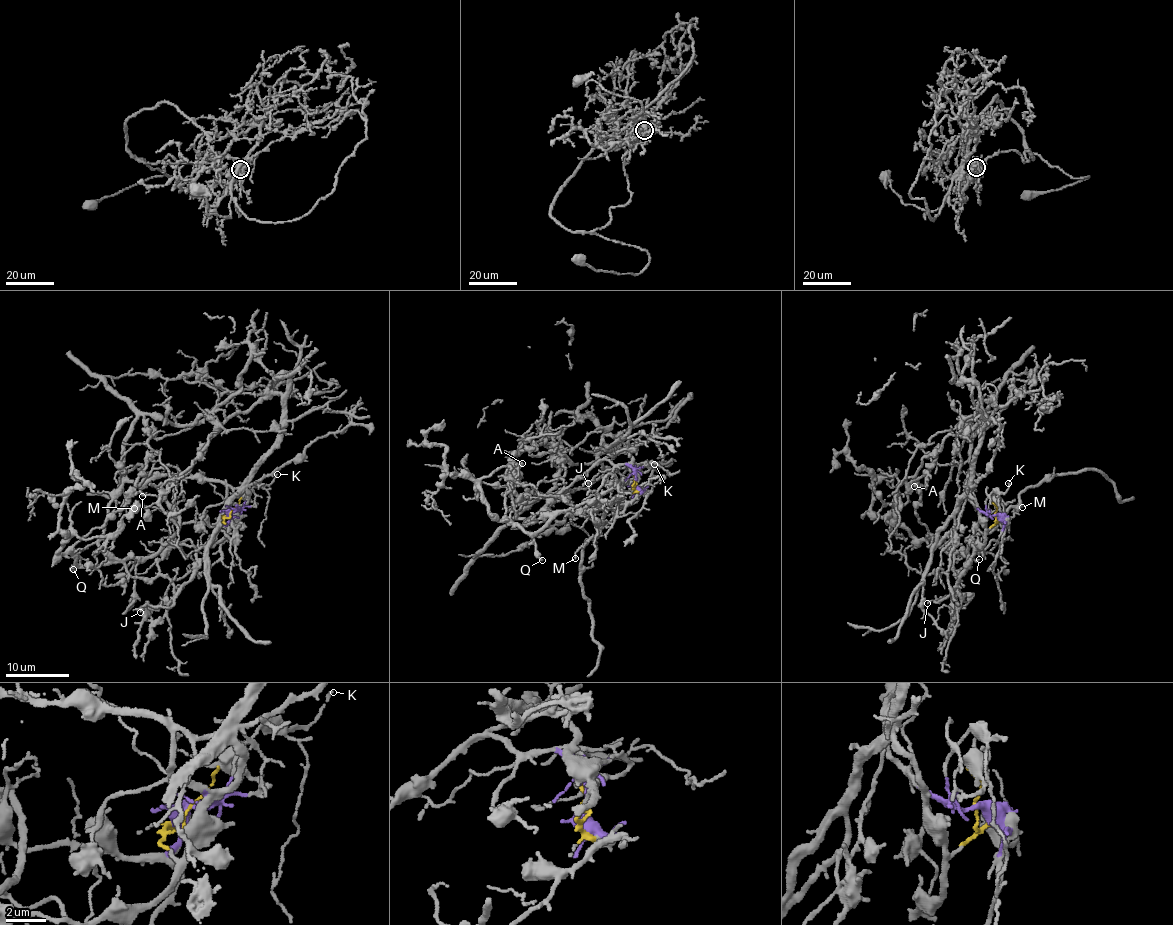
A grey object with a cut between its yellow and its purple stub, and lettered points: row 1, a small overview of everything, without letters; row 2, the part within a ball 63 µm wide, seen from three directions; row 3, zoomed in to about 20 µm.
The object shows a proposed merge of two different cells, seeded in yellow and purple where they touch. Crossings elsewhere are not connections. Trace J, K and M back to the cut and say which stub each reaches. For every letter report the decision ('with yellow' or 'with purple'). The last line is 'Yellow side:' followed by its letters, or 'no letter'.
J: with yellow
K: with purple
M: with purple
Yellow side: J

